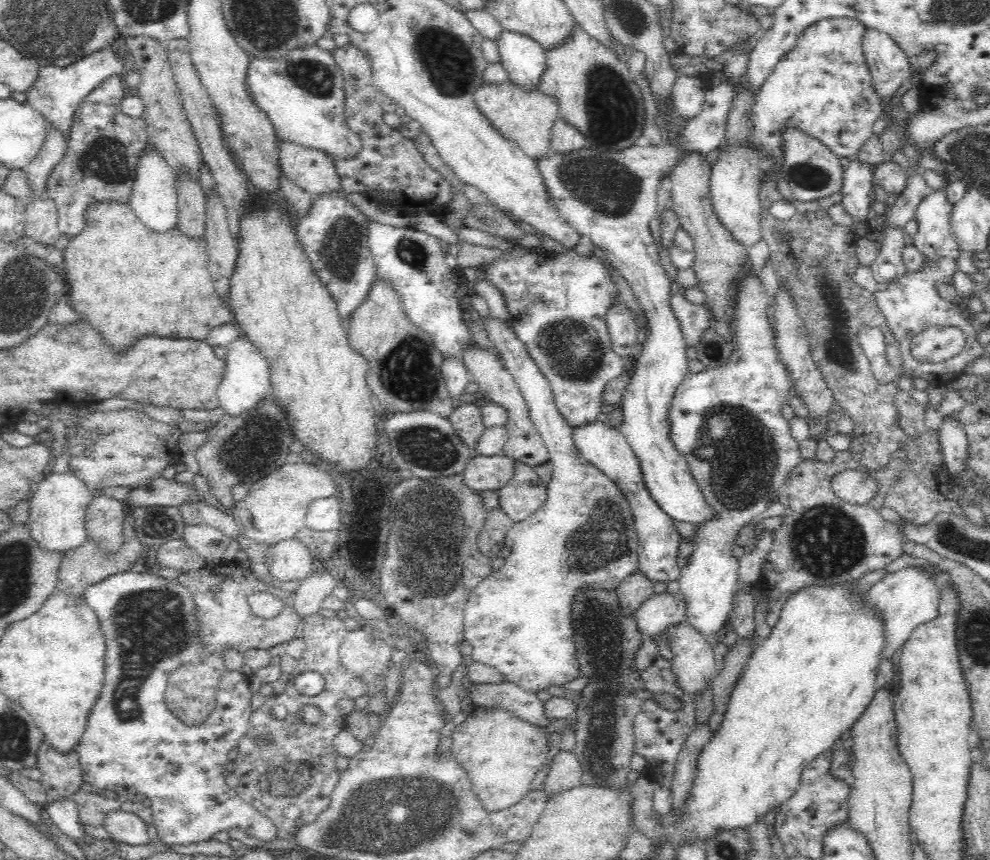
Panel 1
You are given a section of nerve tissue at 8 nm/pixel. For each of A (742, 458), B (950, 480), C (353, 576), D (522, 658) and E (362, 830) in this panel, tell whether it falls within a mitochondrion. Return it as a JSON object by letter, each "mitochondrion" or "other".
{"A":"mitochondrion","B":"other","C":"other","D":"other","E":"mitochondrion"}

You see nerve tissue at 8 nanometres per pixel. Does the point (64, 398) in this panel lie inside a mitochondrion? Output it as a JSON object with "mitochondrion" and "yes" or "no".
{"mitochondrion":"no"}

